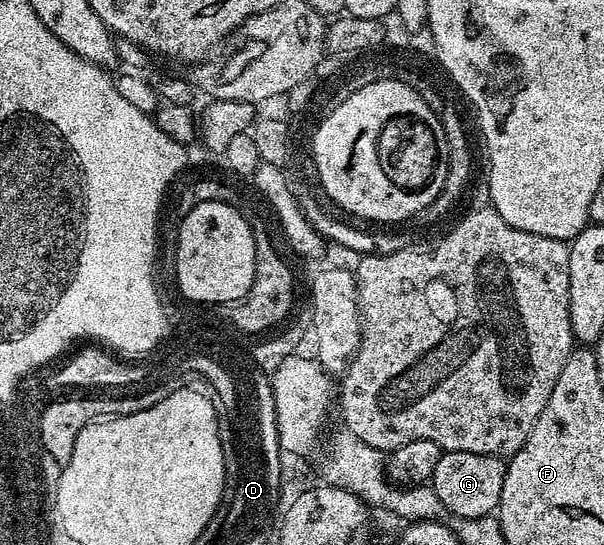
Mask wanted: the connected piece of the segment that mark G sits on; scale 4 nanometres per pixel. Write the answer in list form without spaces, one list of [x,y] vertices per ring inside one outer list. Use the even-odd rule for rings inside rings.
[[[444,452],[437,462],[429,481],[435,489],[440,505],[455,518],[482,520],[490,517],[499,507],[501,486],[505,486],[506,463],[498,456],[472,452]]]

